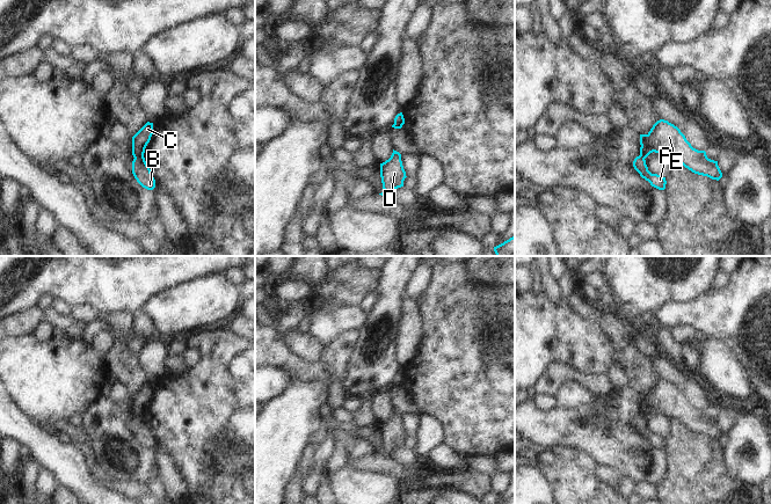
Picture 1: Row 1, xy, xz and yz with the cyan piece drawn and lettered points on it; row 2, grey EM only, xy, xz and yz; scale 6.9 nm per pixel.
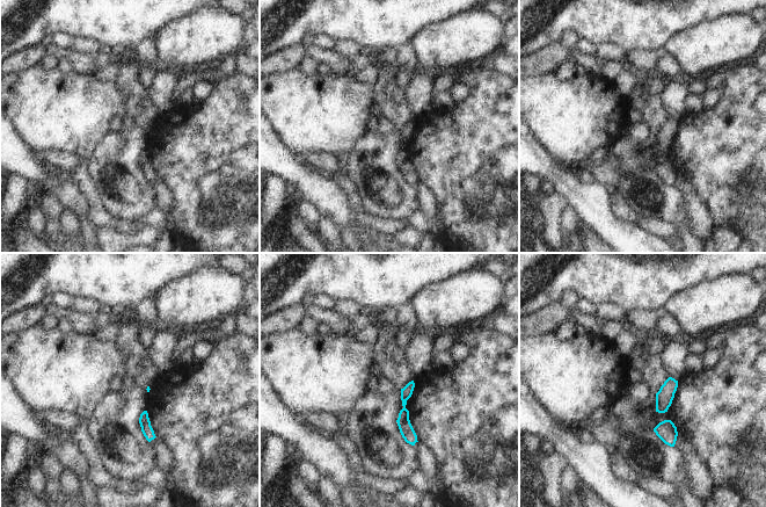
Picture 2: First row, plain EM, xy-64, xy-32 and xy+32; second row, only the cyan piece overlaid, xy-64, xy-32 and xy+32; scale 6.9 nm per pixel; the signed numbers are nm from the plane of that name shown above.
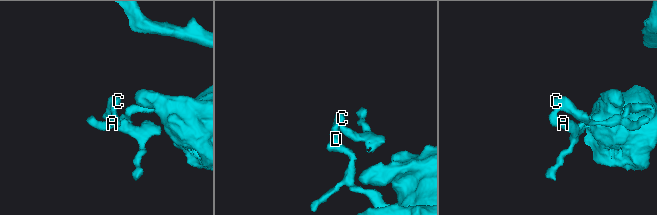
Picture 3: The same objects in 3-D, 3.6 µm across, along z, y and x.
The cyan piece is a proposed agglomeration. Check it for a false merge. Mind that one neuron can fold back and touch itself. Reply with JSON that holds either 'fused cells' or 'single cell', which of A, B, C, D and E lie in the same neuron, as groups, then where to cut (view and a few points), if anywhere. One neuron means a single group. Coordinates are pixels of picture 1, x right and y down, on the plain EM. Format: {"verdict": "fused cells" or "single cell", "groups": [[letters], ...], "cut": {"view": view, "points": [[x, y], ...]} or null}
{"verdict": "fused cells", "groups": [["A", "B"], ["C", "D", "E"]], "cut": {"view": "xy", "points": [[143, 414], [135, 417]]}}

